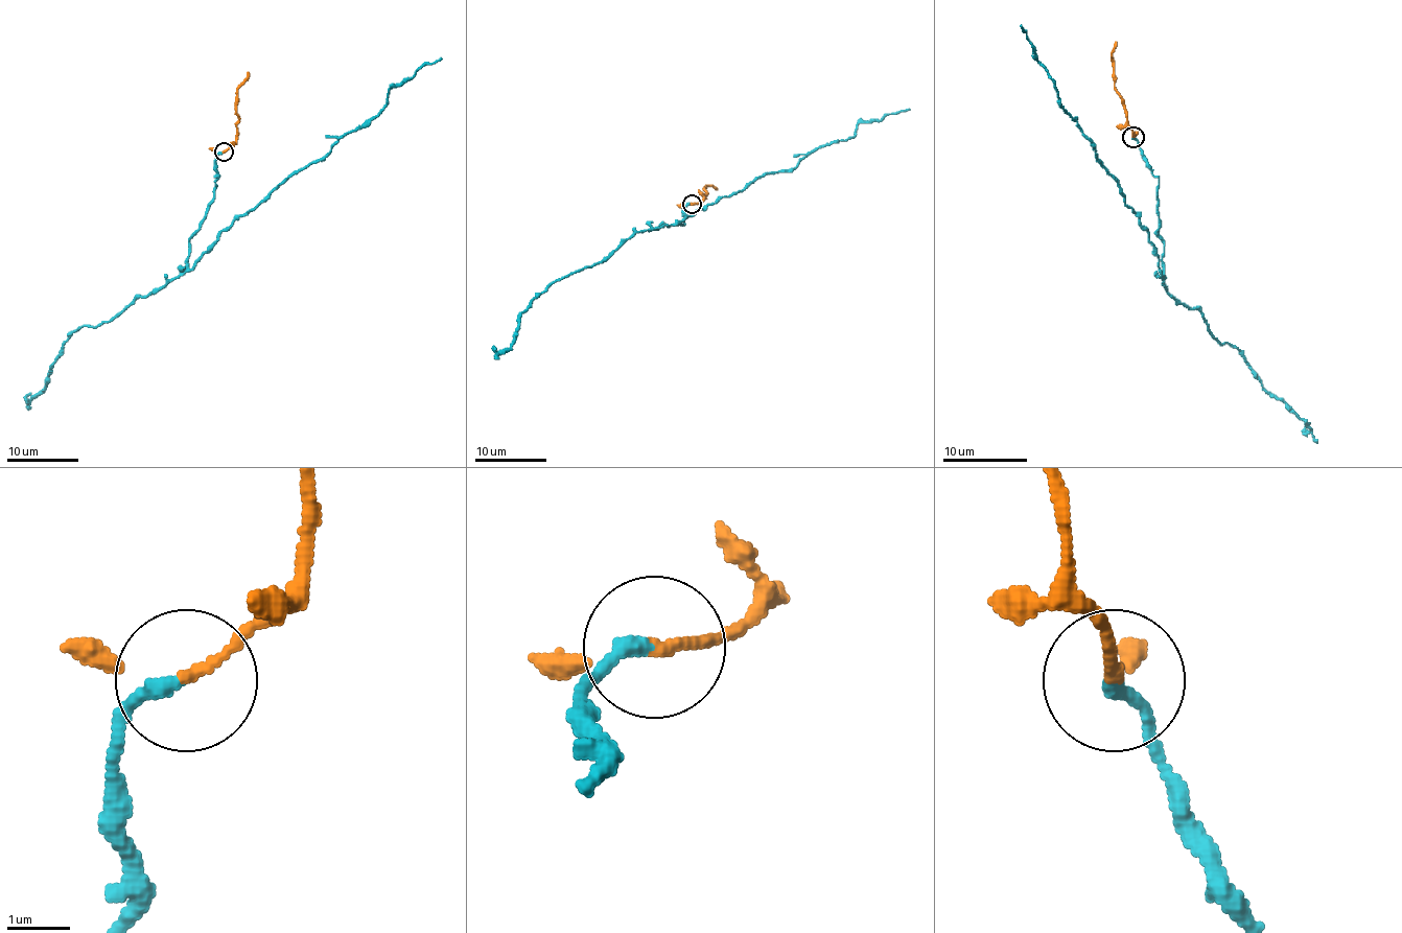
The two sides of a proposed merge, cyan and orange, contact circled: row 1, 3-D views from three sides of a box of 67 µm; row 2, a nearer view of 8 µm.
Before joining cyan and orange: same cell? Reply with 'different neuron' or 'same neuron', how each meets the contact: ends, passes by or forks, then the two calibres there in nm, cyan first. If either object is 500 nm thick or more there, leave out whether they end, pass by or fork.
different neuron | cyan ends | orange passes by | 240/120 nm

